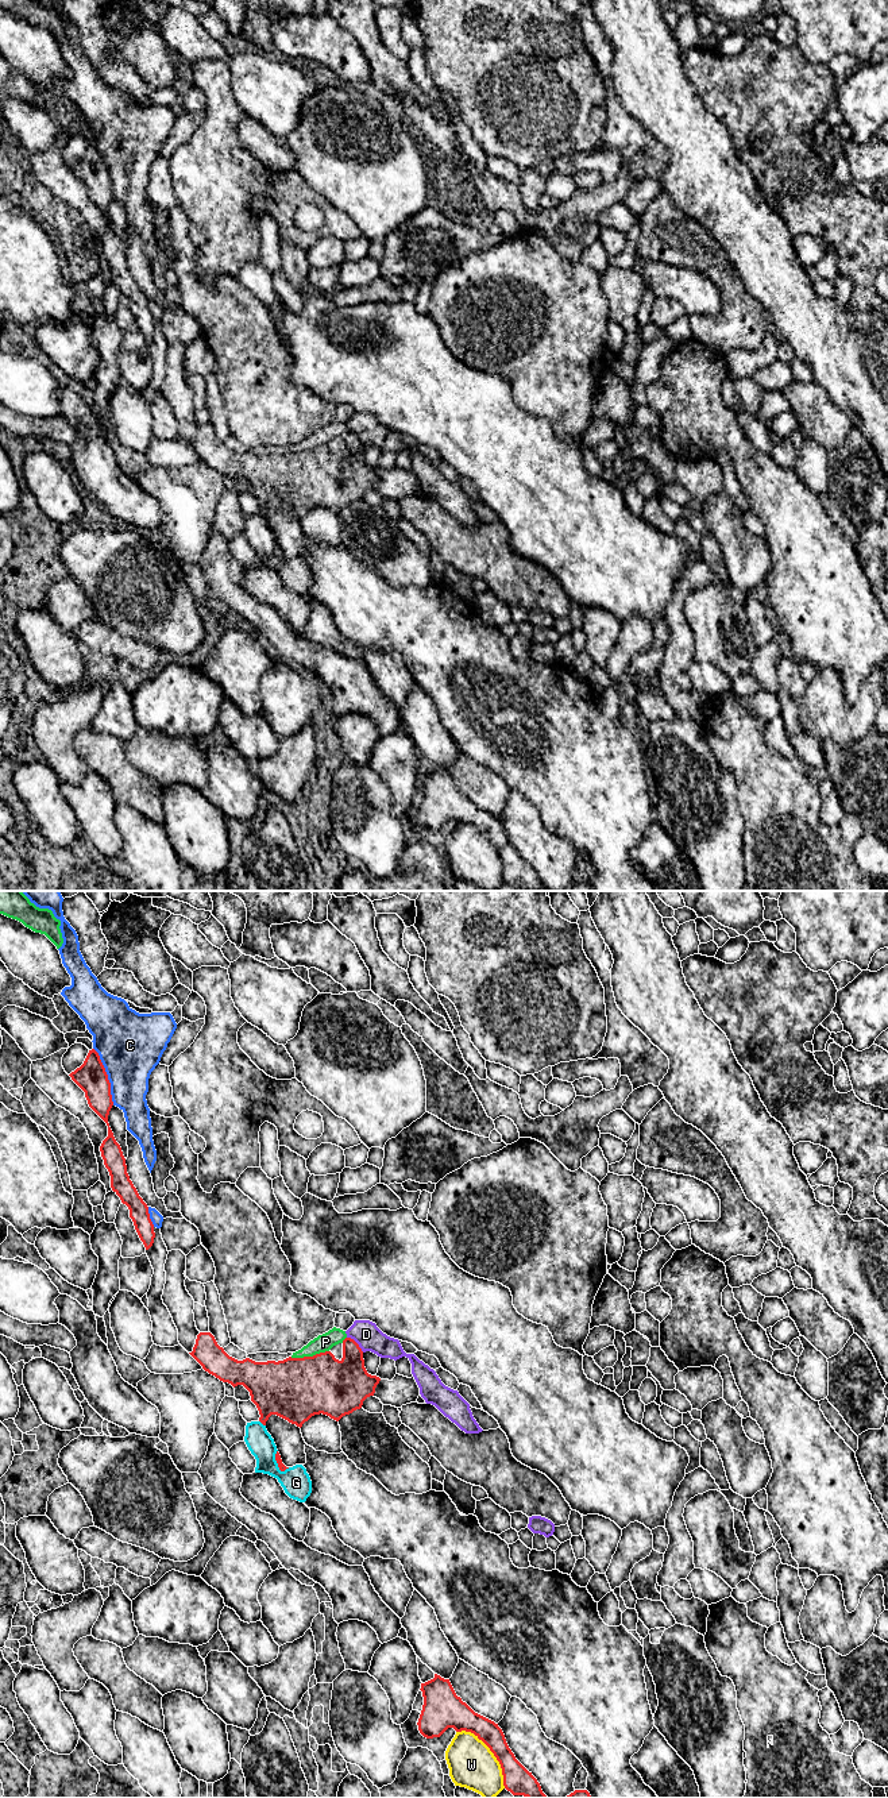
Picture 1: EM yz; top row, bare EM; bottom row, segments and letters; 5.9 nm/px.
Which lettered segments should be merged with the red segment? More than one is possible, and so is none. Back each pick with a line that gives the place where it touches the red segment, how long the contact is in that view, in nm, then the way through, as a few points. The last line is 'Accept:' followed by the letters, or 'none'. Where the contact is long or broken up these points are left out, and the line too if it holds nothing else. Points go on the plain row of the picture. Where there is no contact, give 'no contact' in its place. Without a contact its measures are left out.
Accept: none

